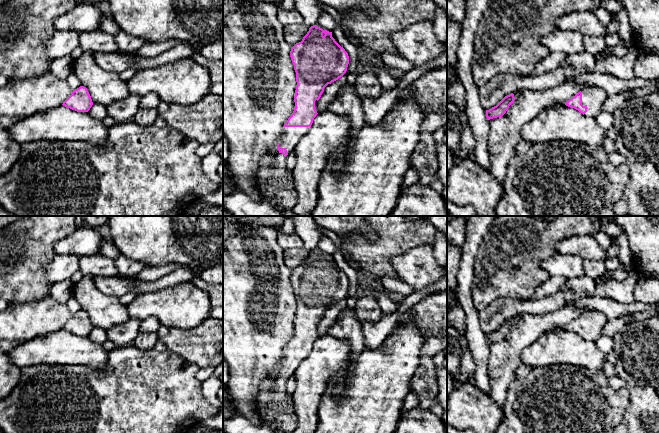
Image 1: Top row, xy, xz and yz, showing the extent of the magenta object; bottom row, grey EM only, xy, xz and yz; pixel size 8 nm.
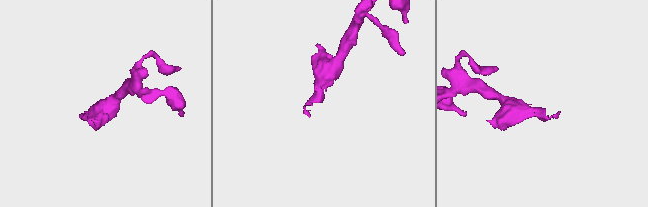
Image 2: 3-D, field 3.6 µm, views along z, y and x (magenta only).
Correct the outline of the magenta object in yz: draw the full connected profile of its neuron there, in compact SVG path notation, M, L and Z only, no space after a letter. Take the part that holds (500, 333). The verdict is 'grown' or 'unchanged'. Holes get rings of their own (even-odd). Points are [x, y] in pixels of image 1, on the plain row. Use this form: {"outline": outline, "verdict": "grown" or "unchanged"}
{"outline": "M511 317L505 320L496 330L486 334L487 344L503 340L508 334L509 330L514 326L514 324L514 318Z", "verdict": "unchanged"}

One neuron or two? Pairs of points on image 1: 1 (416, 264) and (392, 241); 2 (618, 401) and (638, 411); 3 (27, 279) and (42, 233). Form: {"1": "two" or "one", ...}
{"1": "two", "2": "two", "3": "one"}

